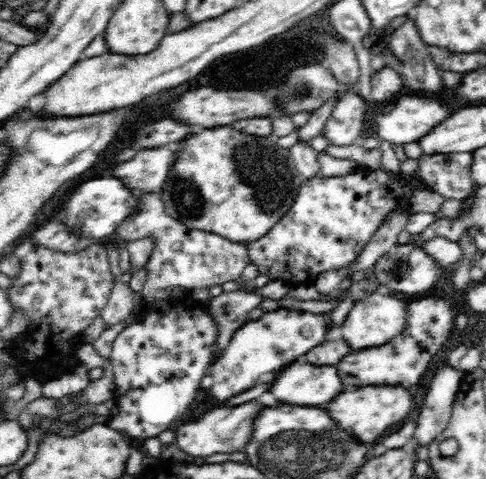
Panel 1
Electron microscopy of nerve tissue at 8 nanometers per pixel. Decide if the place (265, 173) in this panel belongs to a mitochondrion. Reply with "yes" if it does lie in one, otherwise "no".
yes

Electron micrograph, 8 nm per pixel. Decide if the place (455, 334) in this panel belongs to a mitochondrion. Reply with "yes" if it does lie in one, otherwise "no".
no

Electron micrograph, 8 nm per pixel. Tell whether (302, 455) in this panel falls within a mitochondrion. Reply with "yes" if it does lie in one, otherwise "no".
yes

